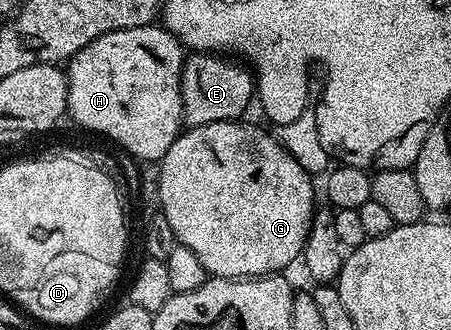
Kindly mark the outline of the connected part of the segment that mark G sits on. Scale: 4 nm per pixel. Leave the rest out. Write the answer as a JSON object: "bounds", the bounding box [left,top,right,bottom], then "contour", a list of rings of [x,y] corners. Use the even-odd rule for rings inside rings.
{"bounds":[159,121,315,278],"contour":[[[245,121],[216,122],[215,124],[203,124],[202,126],[186,129],[177,135],[176,140],[171,144],[171,148],[167,148],[167,152],[159,159],[160,213],[165,215],[167,224],[171,224],[178,243],[191,248],[191,252],[195,252],[195,256],[199,256],[199,260],[203,263],[206,275],[215,278],[263,278],[267,274],[281,274],[285,272],[285,269],[296,258],[298,261],[302,257],[305,241],[309,235],[309,229],[313,223],[315,213],[315,205],[313,206],[314,179],[302,168],[299,160],[295,160],[295,156],[291,156],[291,152],[287,152],[287,148],[280,140],[274,135],[272,138],[267,131],[260,130],[259,127],[252,126],[251,123]]]}

